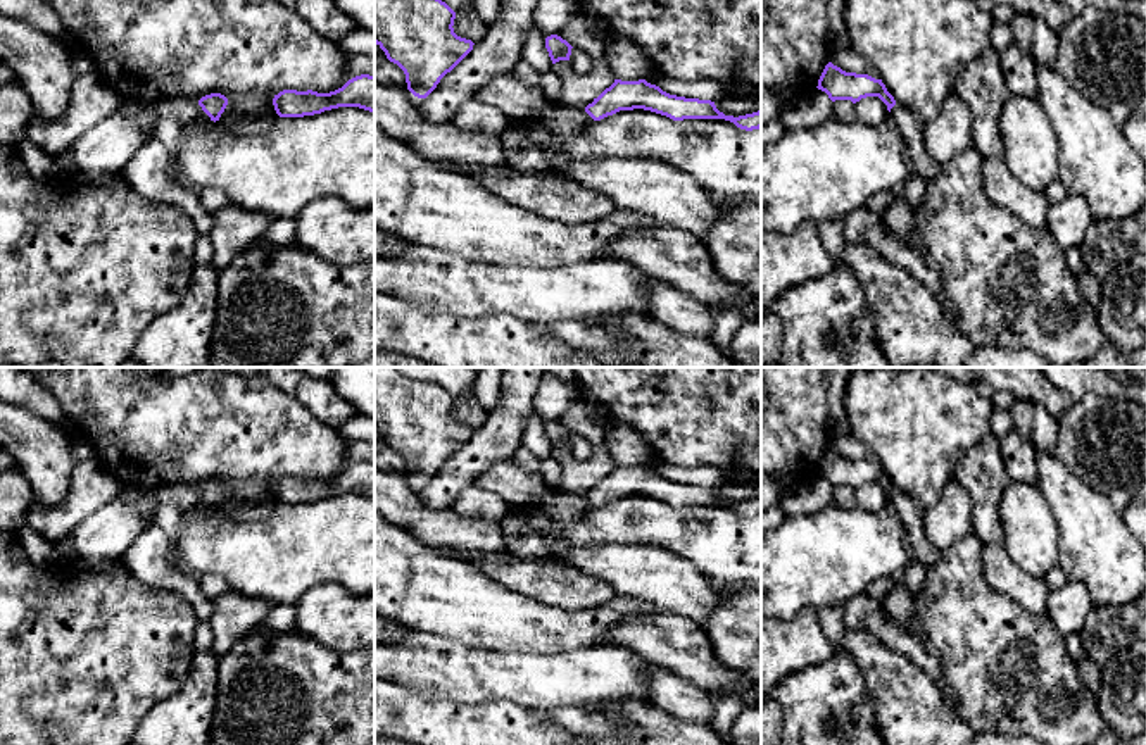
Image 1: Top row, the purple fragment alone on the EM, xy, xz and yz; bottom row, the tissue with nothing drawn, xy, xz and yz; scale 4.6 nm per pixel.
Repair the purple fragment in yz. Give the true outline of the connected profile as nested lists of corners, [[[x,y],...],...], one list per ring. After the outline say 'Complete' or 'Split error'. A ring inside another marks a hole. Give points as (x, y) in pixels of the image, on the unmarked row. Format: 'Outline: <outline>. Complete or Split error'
Outline: [[[832,448],[825,452],[816,474],[825,478],[832,488],[851,486],[856,490],[866,483],[878,483],[889,498],[896,491],[894,483],[887,478],[882,466],[868,460],[846,459]]]. Complete

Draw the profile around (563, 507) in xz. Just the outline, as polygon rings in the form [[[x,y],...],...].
[[[547,493],[540,509],[556,523],[575,523],[583,512],[594,509],[583,493]]]

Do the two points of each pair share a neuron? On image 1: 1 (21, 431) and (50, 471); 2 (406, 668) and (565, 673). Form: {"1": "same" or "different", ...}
{"1": "same", "2": "same"}

